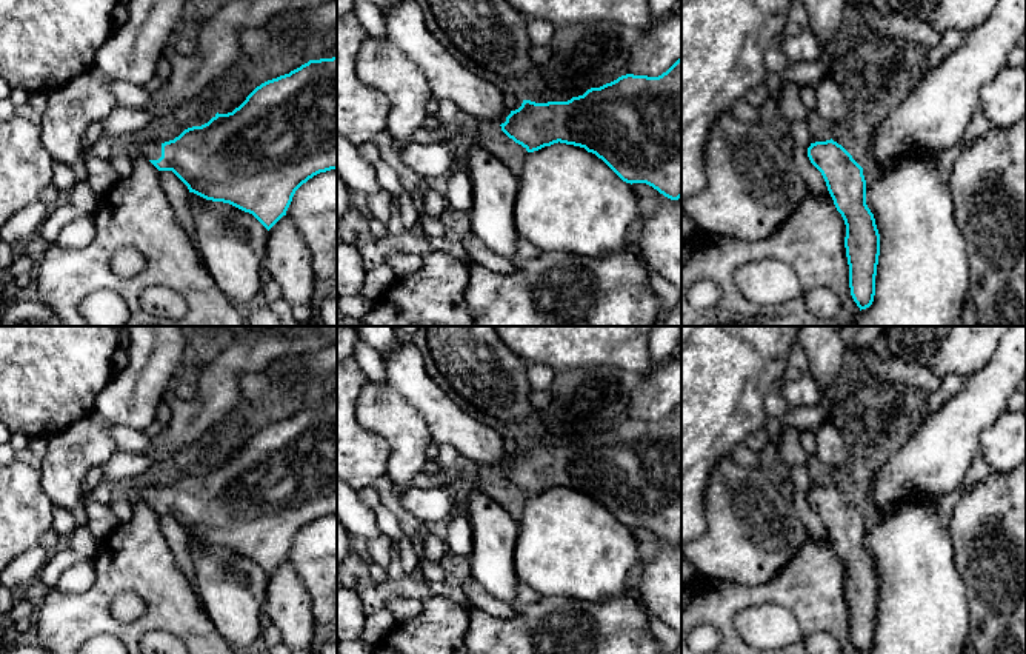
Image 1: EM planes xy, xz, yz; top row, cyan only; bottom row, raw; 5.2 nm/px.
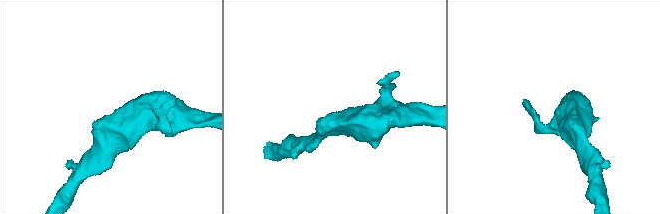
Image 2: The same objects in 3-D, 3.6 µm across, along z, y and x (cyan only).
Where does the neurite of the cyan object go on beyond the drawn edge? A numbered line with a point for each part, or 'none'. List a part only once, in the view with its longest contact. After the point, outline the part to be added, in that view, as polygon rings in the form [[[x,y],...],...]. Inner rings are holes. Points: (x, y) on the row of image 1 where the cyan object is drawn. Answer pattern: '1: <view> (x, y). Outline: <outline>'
1: xy (151, 150). Outline: [[[143,142],[140,145],[140,152],[148,160],[158,160],[162,157],[162,143],[160,142]]]

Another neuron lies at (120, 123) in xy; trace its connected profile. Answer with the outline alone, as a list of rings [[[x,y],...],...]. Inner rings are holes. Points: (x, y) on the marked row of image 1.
[[[117,105],[103,118],[103,135],[120,145],[142,128],[148,126],[154,117],[145,108],[125,108]]]

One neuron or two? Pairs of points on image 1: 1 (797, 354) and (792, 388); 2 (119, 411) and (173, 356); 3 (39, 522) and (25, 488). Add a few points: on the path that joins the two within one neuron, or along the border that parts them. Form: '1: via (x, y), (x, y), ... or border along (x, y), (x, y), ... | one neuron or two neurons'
1: via (802, 363), (802, 380) | one neuron
2: via (131, 397), (159, 370) | one neuron
3: via (31, 514), (25, 508), (25, 496) | one neuron

